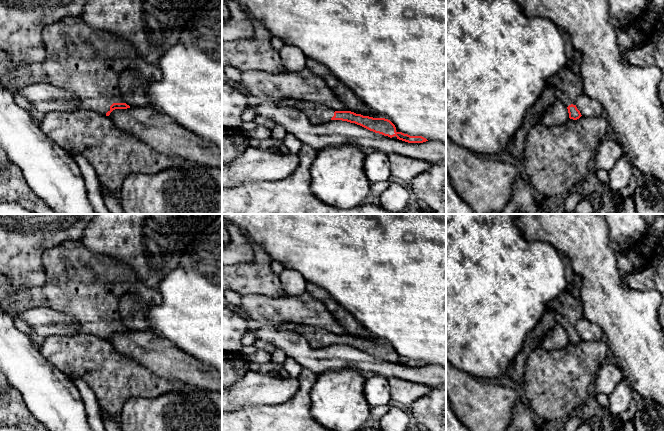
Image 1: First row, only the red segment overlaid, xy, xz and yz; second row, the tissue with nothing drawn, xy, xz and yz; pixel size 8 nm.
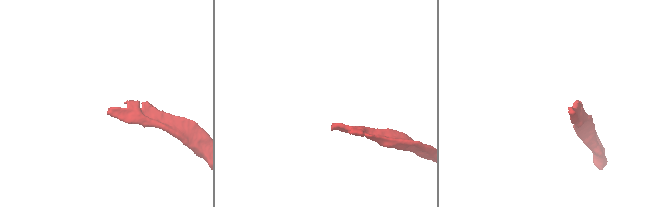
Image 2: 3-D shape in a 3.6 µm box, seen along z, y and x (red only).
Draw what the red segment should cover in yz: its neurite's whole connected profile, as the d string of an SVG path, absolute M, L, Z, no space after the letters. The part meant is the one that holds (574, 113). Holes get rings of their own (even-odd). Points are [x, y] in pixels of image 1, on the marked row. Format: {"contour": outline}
{"contour": "M559 28L565 41L567 62L565 66L553 77L550 78L548 87L552 87L556 97L568 109L569 118L579 119L582 115L572 102L583 94L583 80L579 74L573 72L573 55L575 52L572 39L567 31Z"}

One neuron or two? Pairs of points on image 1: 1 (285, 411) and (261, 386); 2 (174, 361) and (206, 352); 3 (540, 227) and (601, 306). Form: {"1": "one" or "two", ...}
{"1": "two", "2": "two", "3": "one"}

